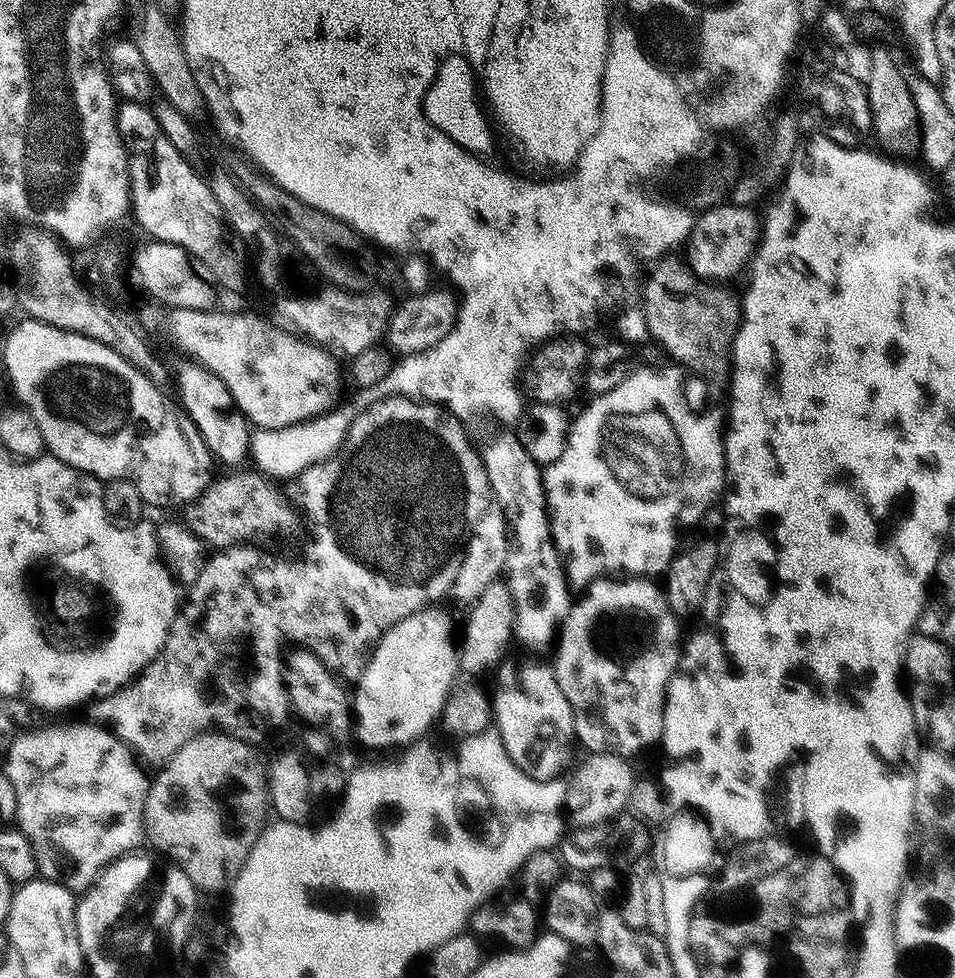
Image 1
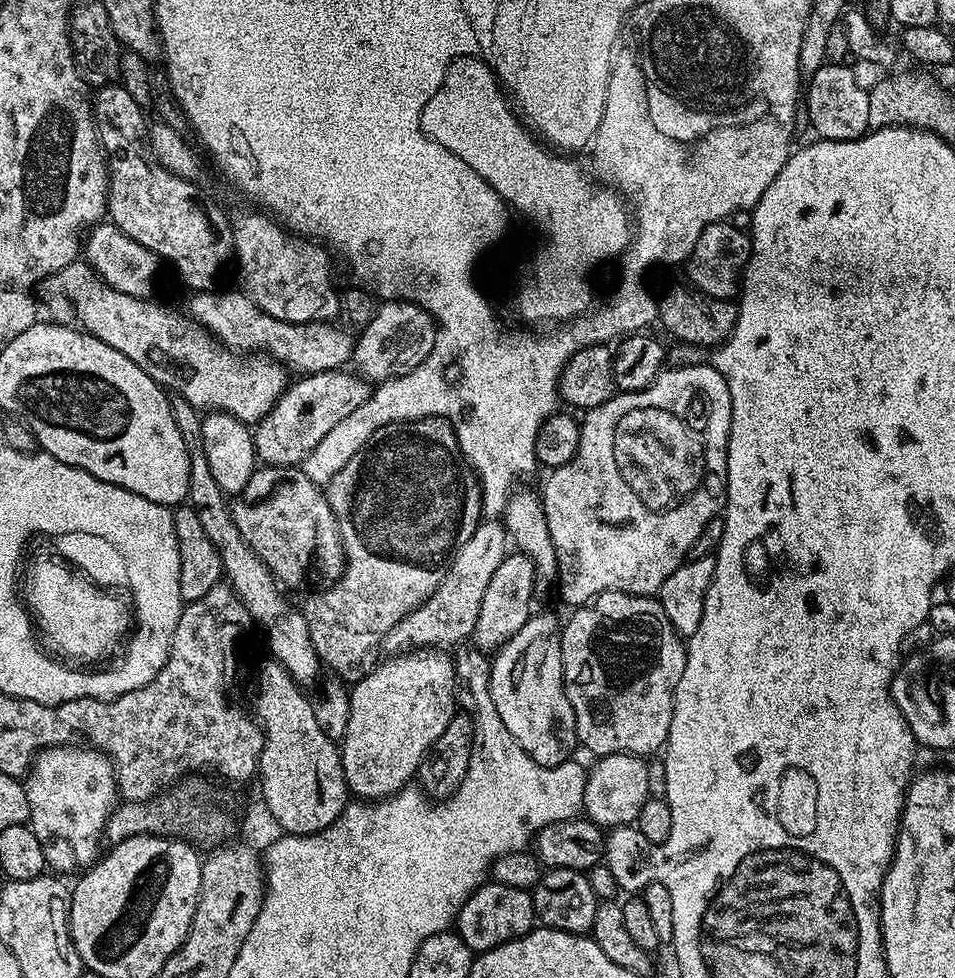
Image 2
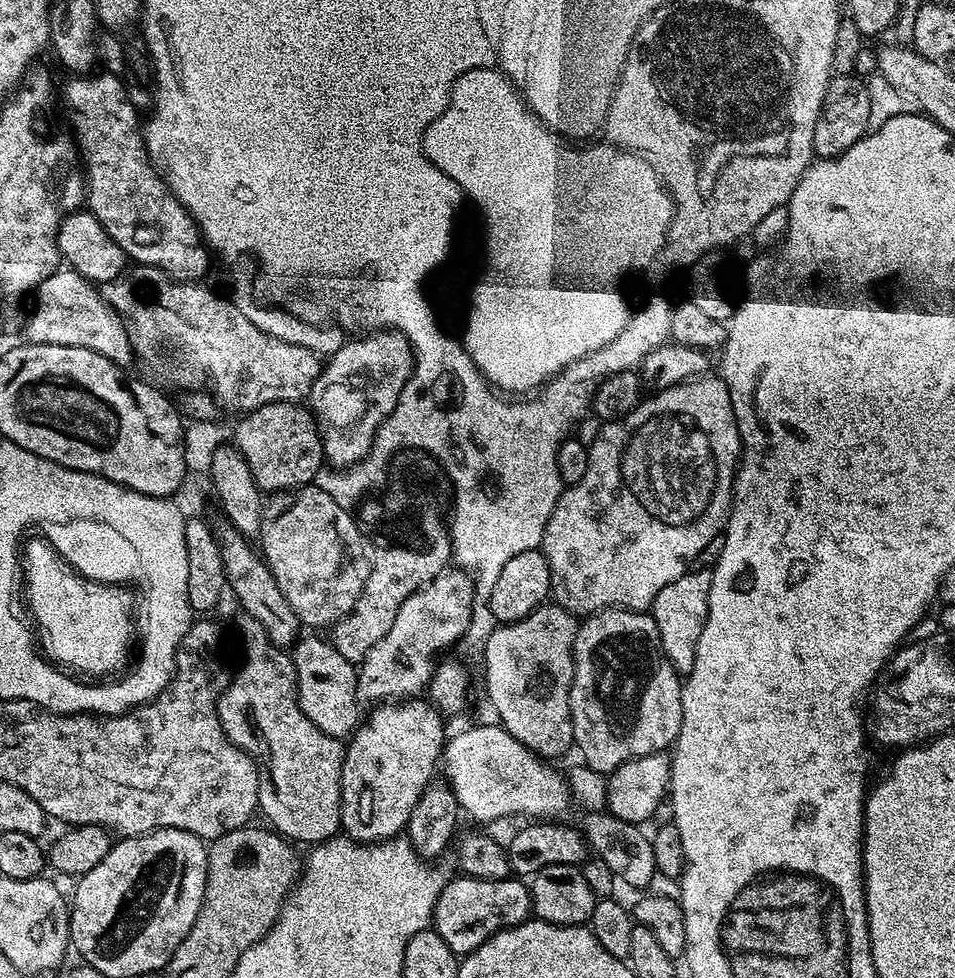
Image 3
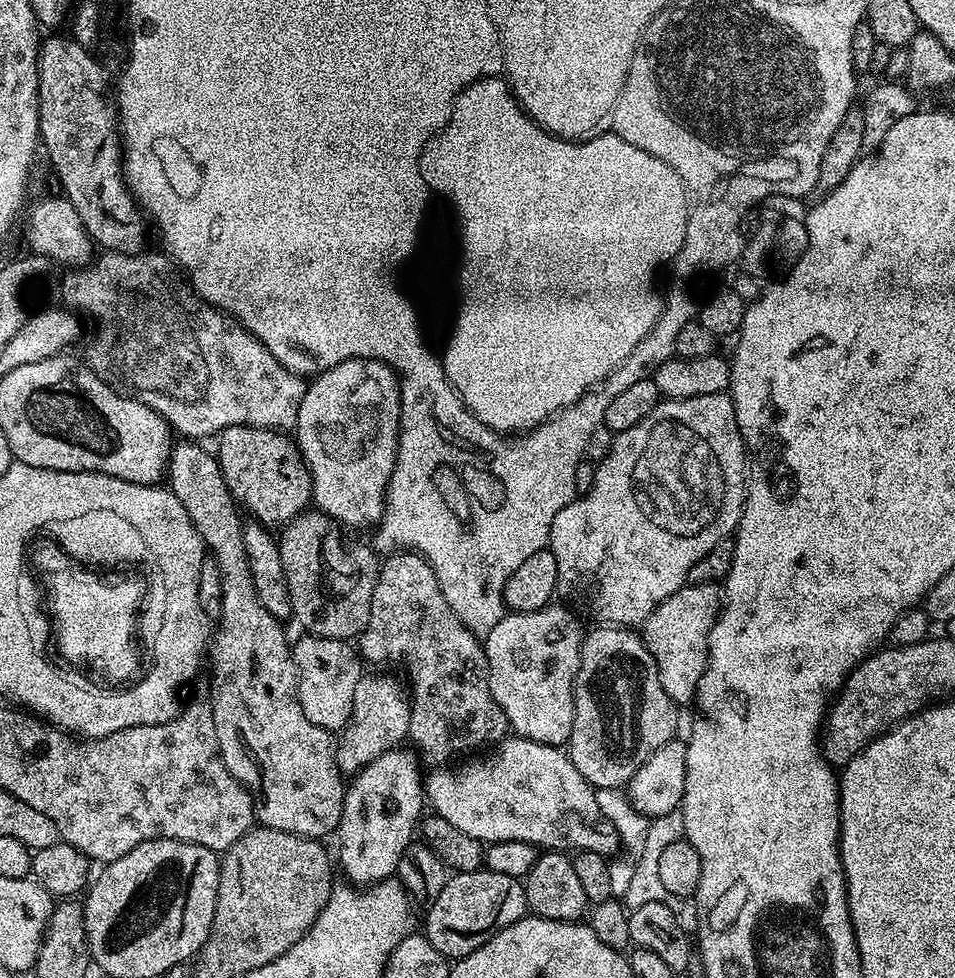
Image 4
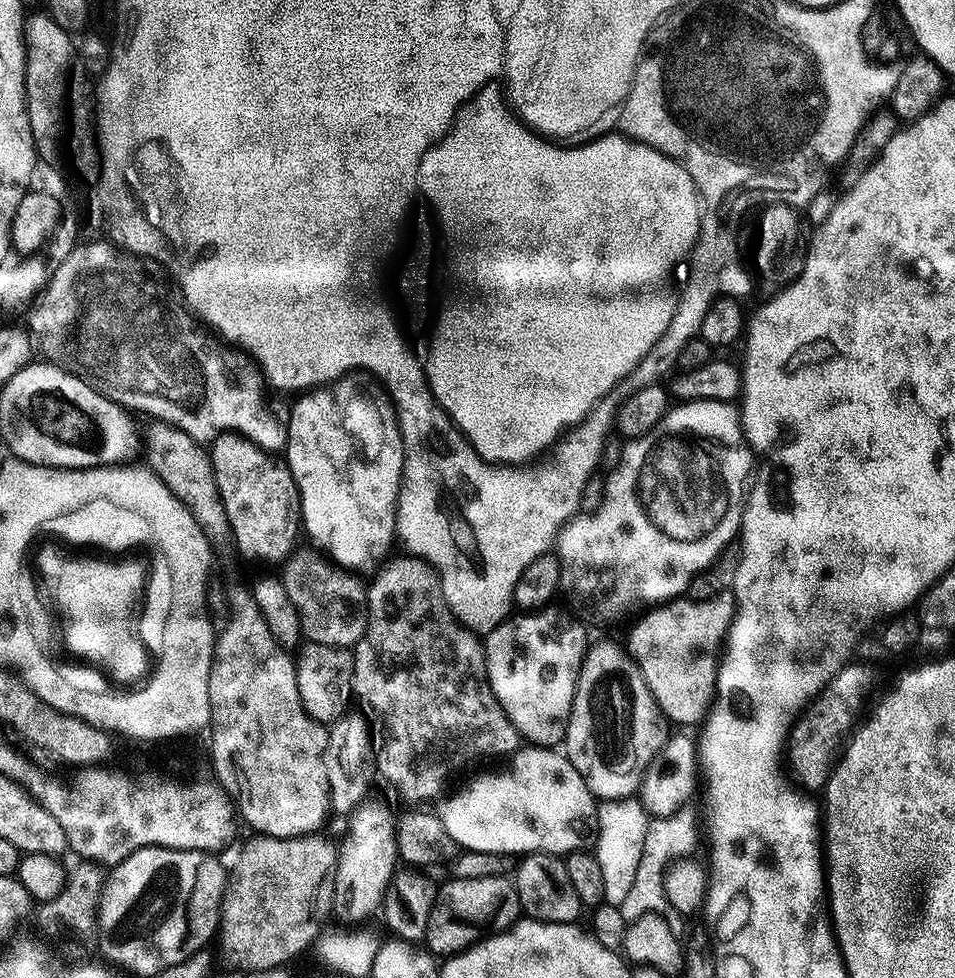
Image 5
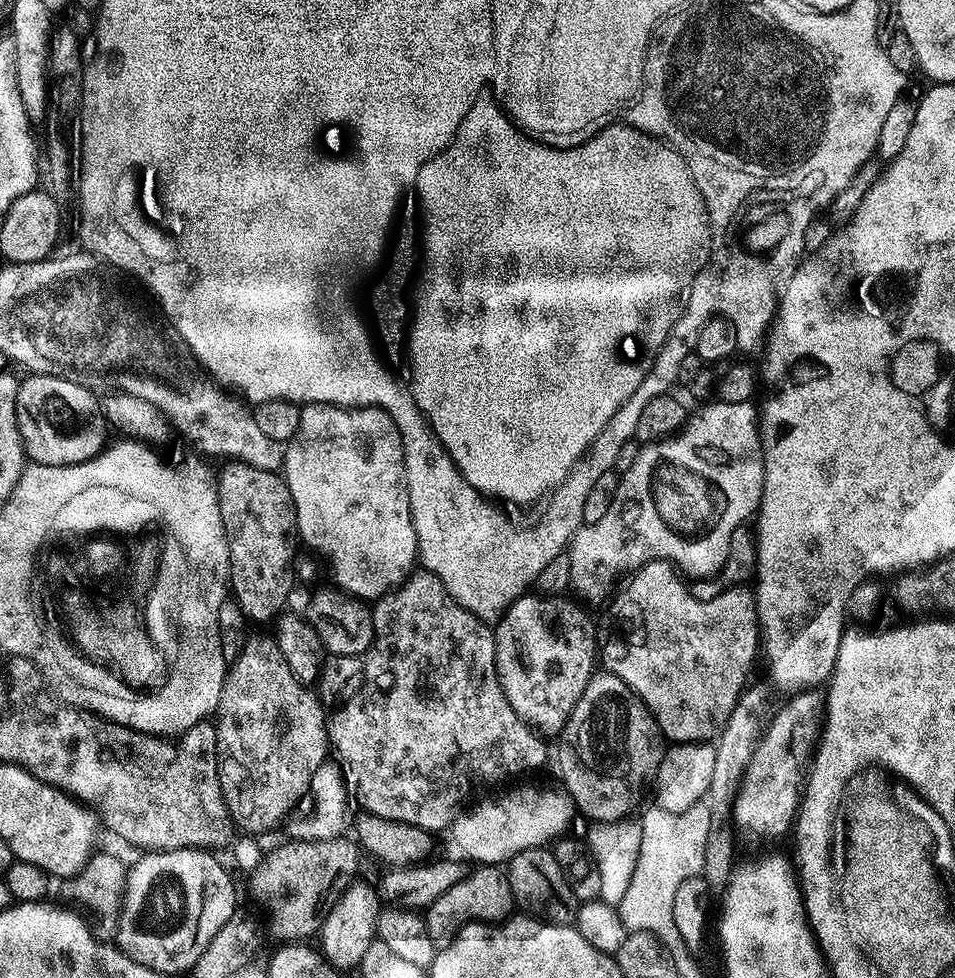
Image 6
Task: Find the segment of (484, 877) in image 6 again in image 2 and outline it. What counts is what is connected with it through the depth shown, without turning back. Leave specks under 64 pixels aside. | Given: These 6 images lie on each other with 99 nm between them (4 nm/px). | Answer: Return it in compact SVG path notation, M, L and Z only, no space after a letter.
M485 882L466 898L458 910L454 931L473 953L489 952L499 944L517 940L537 923L531 891L497 882Z

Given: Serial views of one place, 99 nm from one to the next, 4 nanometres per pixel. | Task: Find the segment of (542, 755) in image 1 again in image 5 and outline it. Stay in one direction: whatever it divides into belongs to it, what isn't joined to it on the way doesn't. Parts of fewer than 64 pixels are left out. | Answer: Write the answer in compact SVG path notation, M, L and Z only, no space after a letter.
M556 607L509 615L482 640L492 693L521 737L532 746L556 746L563 741L580 667L590 647L587 630L570 613Z

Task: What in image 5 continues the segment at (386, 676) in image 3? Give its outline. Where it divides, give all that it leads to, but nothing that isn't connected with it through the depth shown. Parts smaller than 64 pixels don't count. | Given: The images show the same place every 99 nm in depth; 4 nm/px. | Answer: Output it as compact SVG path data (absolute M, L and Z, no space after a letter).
M347 713L329 727L323 765L330 789L331 811L334 814L351 815L367 799L370 782L374 780L374 750L370 746L370 732L366 722L360 715Z

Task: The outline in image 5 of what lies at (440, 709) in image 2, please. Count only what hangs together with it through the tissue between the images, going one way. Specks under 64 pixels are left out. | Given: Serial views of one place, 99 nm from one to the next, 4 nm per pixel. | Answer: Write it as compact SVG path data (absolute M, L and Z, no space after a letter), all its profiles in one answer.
M364 802L352 812L348 821L348 837L344 848L339 849L336 860L336 877L332 910L335 919L340 919L348 926L360 926L367 916L381 911L384 897L389 895L388 883L396 872L398 857L396 850L396 820L394 813L384 804Z

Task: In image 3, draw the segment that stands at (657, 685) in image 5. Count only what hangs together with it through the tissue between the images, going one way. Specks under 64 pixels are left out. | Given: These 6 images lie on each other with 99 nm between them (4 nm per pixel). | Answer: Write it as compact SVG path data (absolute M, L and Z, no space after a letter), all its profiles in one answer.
M697 567L682 574L682 578L674 578L670 586L658 590L658 598L654 598L650 614L658 626L658 638L666 658L674 665L677 672L686 674L694 666L694 654L698 650L698 638L704 629L708 617L708 599L712 574L707 568Z

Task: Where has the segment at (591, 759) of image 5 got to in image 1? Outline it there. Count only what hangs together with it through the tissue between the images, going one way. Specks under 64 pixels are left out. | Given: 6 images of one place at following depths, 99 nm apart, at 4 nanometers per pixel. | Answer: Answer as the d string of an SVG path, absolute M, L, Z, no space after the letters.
M601 578L589 584L583 589L584 596L573 603L564 619L558 633L558 643L556 648L556 660L554 659L554 671L558 686L562 686L562 694L566 694L566 702L570 702L570 710L574 718L576 727L576 739L579 747L588 749L589 753L609 752L615 756L632 758L635 752L640 752L643 748L648 748L651 744L659 745L664 735L664 703L668 693L668 683L680 666L680 657L682 655L682 636L680 640L680 624L672 607L668 605L668 599L664 596L664 589L659 583L653 582L648 578Z

